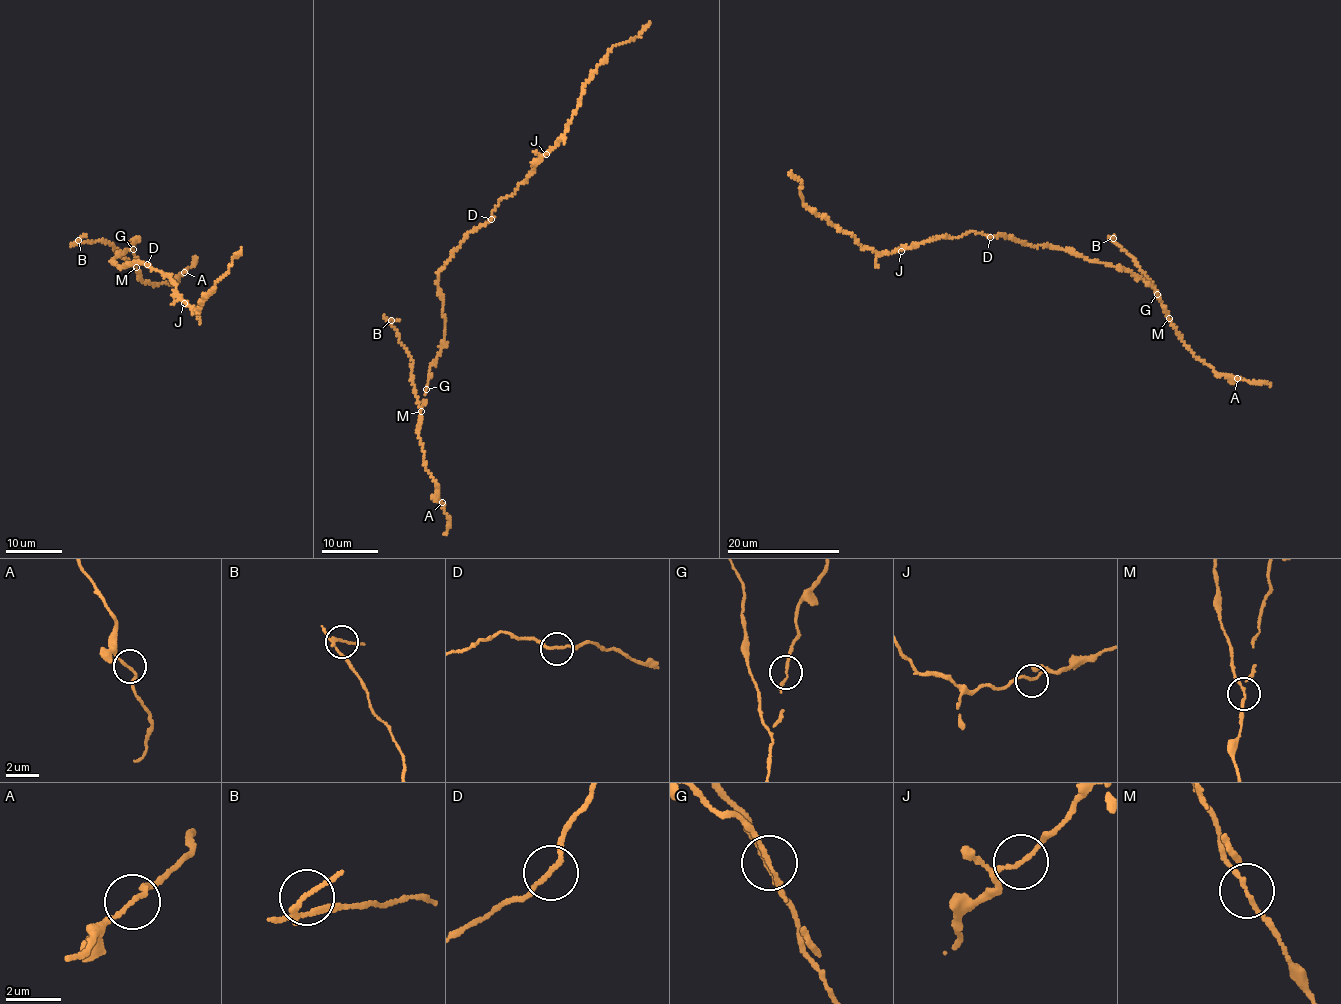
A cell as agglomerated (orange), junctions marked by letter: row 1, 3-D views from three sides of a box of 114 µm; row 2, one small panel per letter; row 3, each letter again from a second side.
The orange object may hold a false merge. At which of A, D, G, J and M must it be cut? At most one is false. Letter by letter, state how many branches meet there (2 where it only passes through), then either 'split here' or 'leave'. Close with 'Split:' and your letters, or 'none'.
A: branches 2; leave
D: branches 2; leave
G: branches 2; leave
J: branches 2; leave
M: branches 3; split here
Split: M

